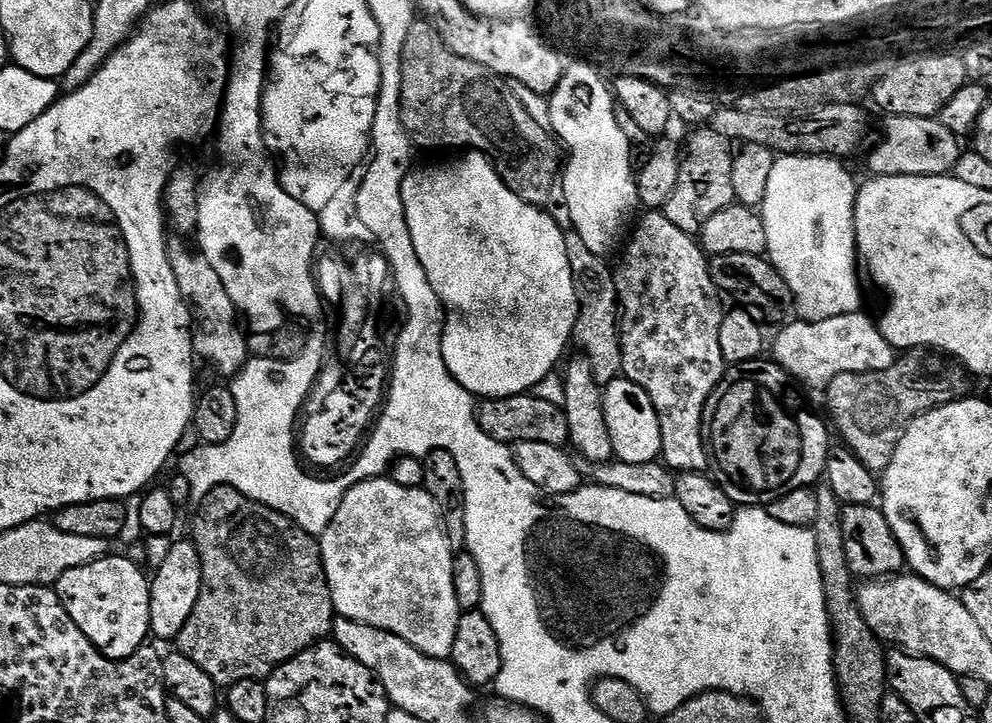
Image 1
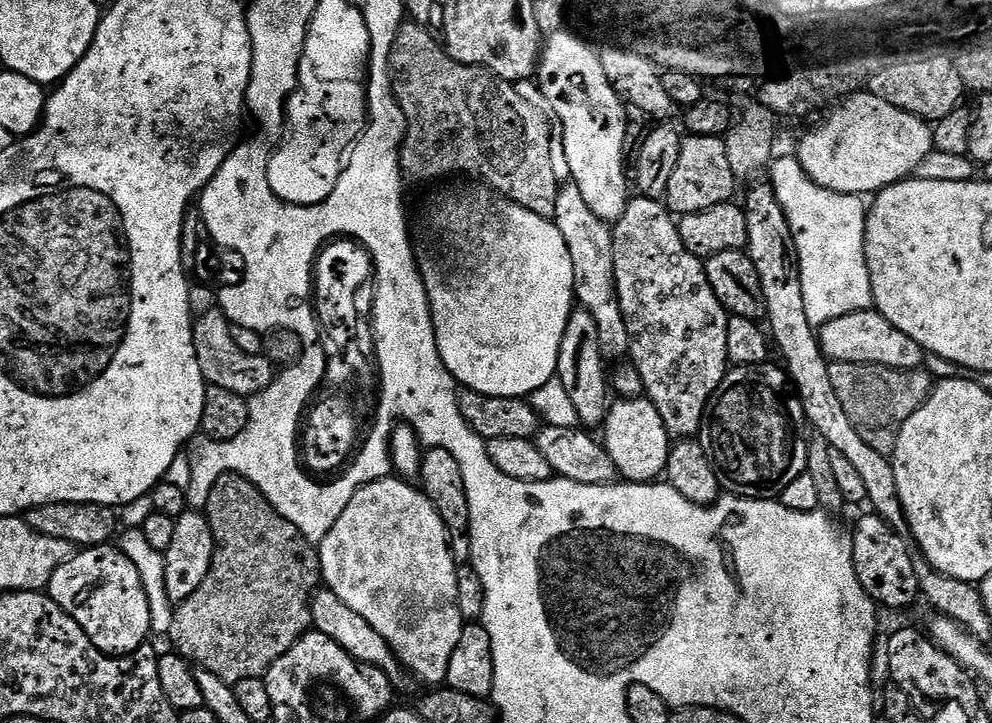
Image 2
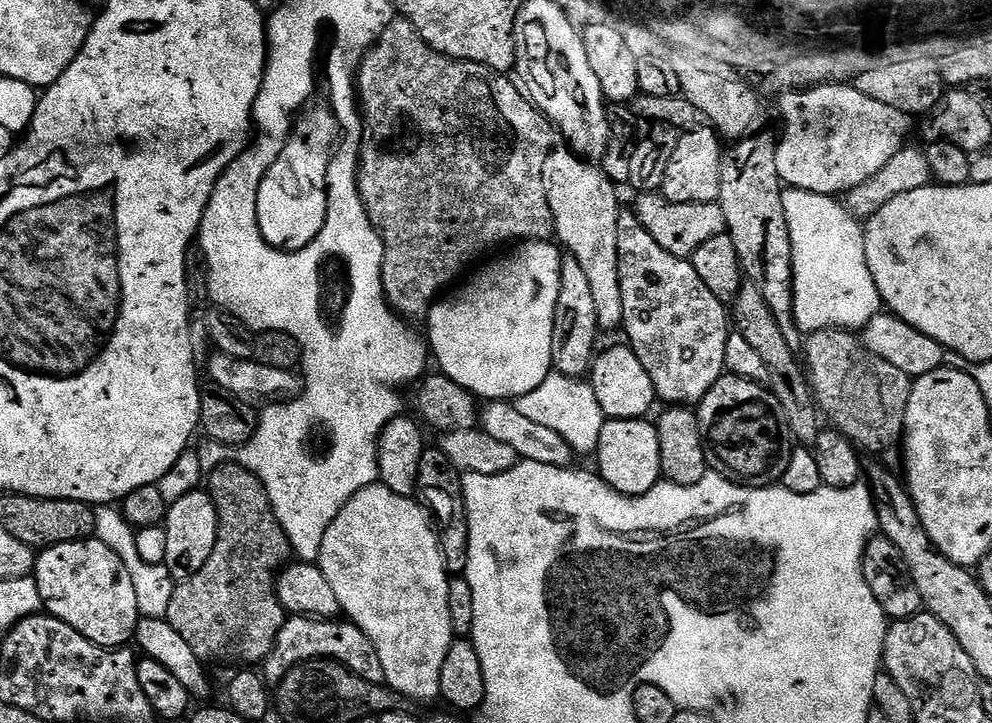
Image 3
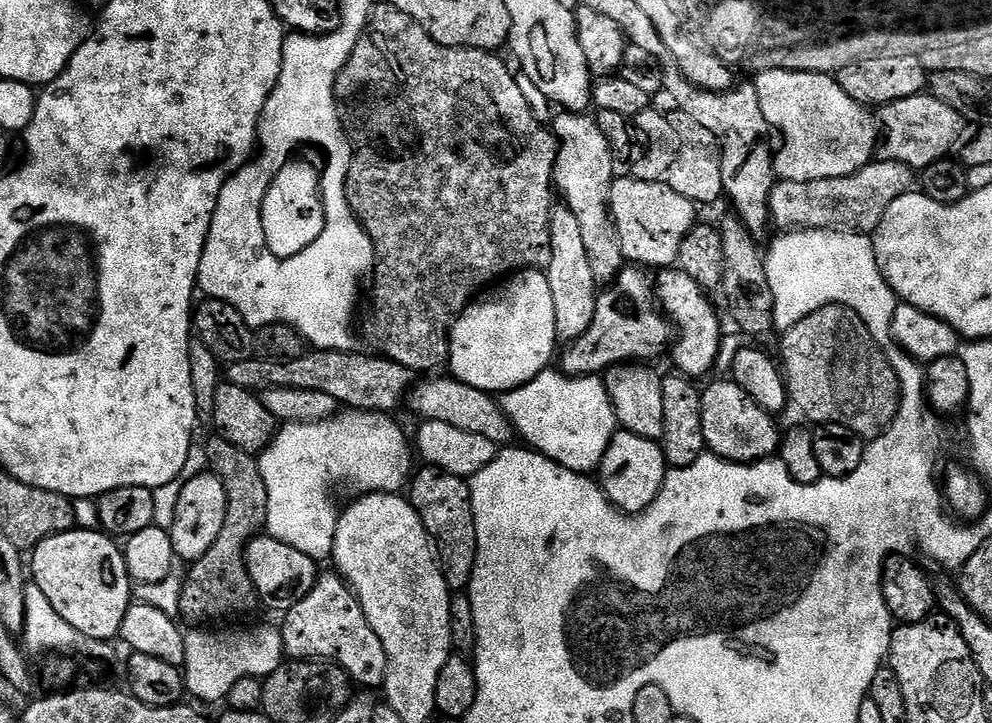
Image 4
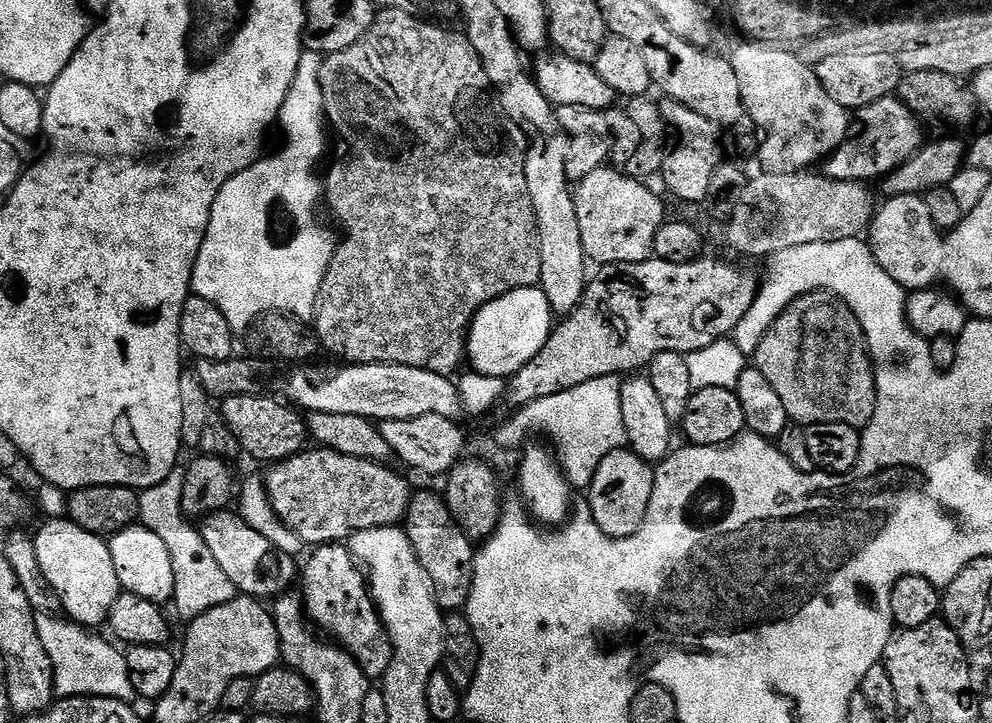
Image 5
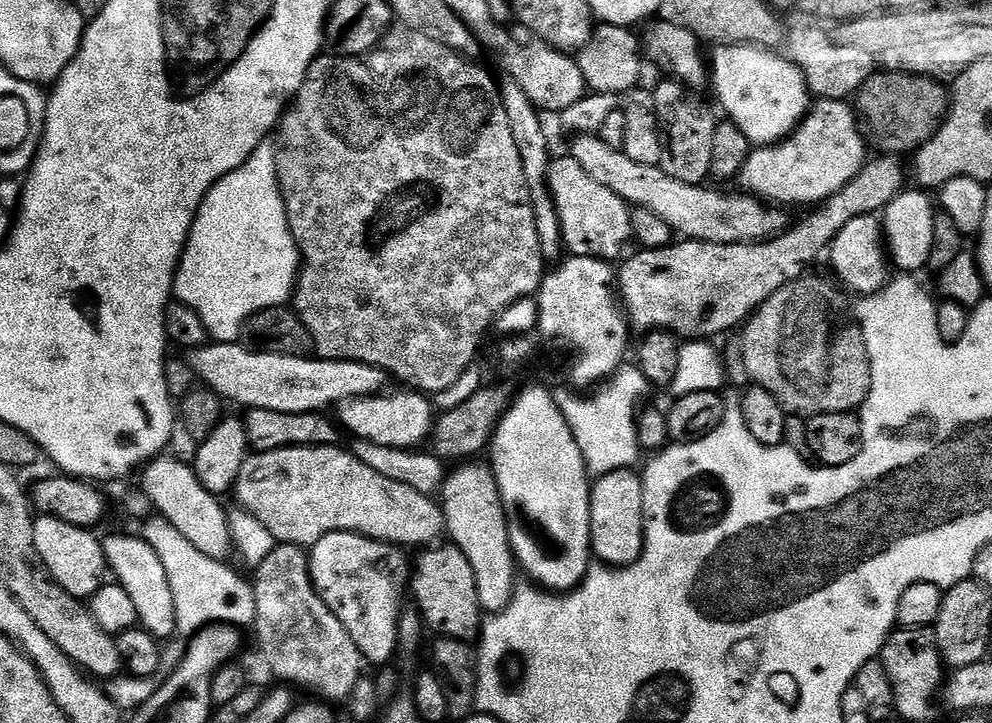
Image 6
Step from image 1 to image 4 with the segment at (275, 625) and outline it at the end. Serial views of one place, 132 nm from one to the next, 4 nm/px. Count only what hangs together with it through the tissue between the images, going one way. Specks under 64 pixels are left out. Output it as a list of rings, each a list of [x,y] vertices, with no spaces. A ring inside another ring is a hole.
[[[215,438],[206,444],[208,454],[208,468],[226,486],[226,526],[222,526],[222,531],[218,534],[218,542],[206,550],[206,554],[201,560],[195,561],[192,568],[183,581],[180,598],[181,617],[189,620],[192,626],[204,626],[207,620],[220,620],[223,616],[236,616],[239,612],[248,612],[252,608],[252,603],[257,603],[256,587],[252,585],[252,579],[248,574],[248,567],[244,561],[244,551],[248,548],[248,543],[261,535],[266,528],[266,482],[261,465],[256,465],[257,457],[250,452],[238,450],[230,442],[223,438]]]

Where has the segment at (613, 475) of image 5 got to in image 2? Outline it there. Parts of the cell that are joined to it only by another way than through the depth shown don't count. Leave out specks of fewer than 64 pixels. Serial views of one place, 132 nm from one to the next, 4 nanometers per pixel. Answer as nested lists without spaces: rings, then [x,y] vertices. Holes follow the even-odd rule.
[[[624,398],[621,404],[613,403],[608,410],[608,418],[602,425],[604,448],[612,459],[612,464],[628,482],[652,482],[663,473],[668,465],[669,441],[652,440],[651,432],[655,428],[663,429],[664,420],[660,412],[647,398]]]

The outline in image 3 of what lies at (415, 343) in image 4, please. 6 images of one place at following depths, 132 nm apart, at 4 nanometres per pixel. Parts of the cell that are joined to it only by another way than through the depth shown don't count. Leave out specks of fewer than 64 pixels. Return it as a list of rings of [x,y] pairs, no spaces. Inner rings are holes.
[[[394,18],[360,61],[358,104],[362,112],[364,108],[363,127],[370,140],[372,136],[372,144],[376,147],[376,153],[369,160],[363,161],[359,172],[361,202],[384,242],[382,278],[385,297],[393,309],[409,321],[416,320],[419,316],[420,319],[427,317],[434,301],[445,291],[443,288],[447,284],[455,285],[457,283],[455,280],[467,270],[468,264],[474,263],[479,256],[486,255],[491,248],[496,248],[499,244],[511,245],[513,242],[530,240],[551,241],[556,235],[554,214],[550,214],[550,202],[546,202],[546,186],[542,182],[542,170],[546,167],[546,158],[554,151],[554,143],[552,144],[554,125],[532,103],[531,99],[521,89],[520,93],[508,79],[505,73],[495,72],[474,62],[455,60],[434,50],[424,41],[420,31],[409,20],[403,18]]]

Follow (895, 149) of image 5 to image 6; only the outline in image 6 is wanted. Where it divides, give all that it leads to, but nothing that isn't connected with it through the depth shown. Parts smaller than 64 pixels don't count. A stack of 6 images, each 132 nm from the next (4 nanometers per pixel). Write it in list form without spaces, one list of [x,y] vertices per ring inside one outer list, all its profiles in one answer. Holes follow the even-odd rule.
[[[817,99],[791,136],[778,144],[757,147],[749,154],[738,184],[747,195],[776,206],[815,206],[854,182],[869,159],[870,148],[853,105],[842,100]]]

